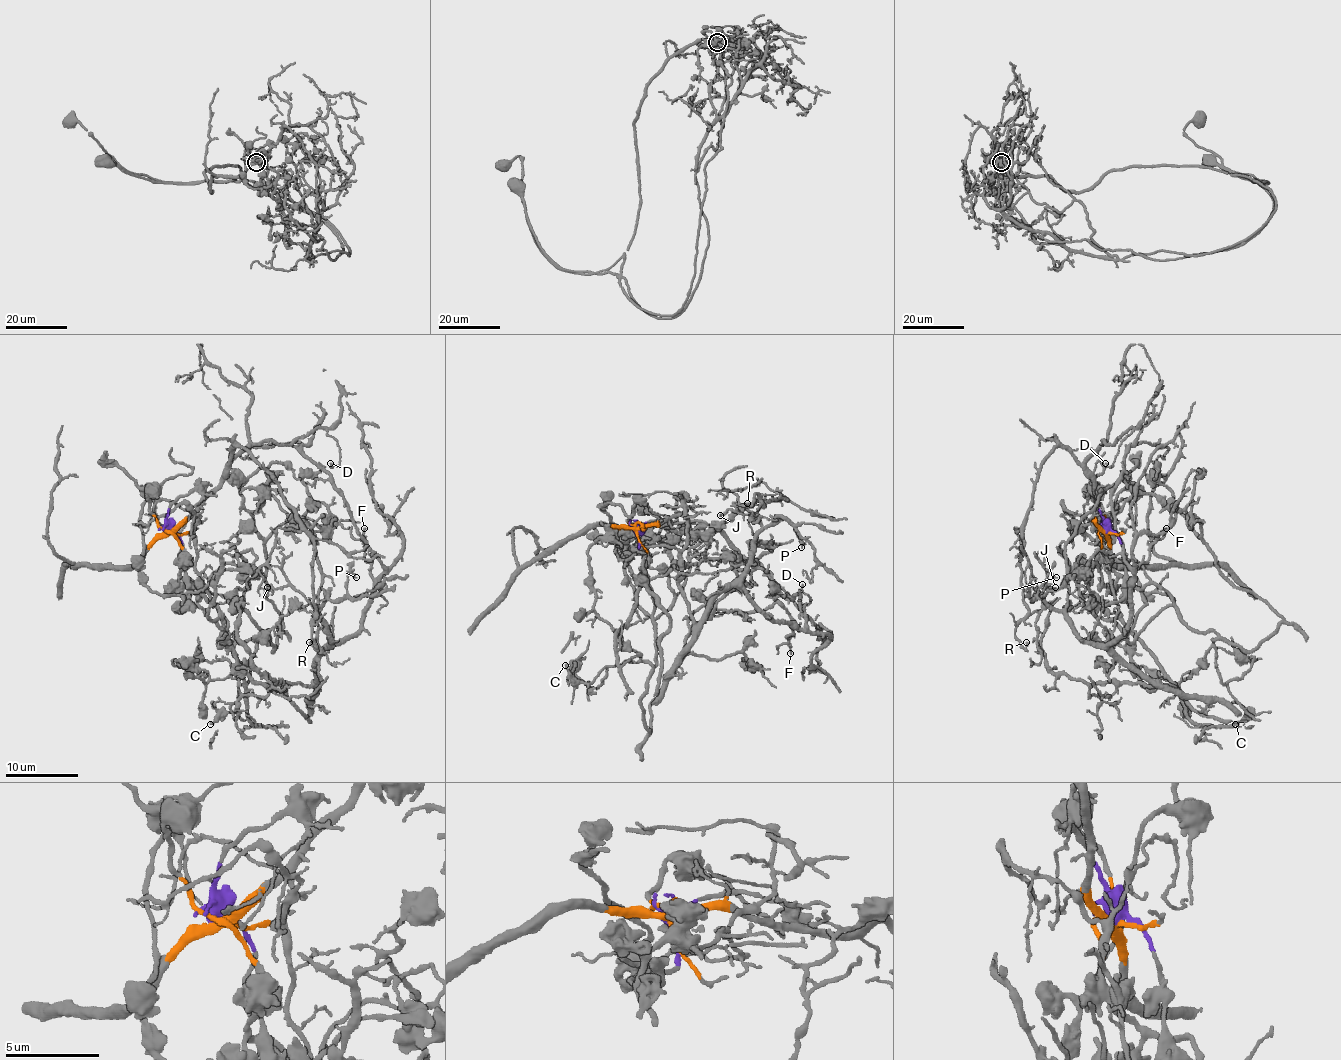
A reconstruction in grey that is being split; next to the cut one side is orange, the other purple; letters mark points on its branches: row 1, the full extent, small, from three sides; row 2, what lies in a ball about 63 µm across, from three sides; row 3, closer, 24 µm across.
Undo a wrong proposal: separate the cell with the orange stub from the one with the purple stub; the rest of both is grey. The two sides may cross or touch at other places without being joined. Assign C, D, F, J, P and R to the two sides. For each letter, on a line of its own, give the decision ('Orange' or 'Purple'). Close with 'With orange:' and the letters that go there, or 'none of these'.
C: Purple
D: Orange
F: Purple
J: Purple
P: Purple
R: Orange
With orange: D, R

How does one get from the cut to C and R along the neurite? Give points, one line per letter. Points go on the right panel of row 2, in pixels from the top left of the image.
C: (1107, 532), (1126, 576), (1214, 633), (1220, 678), (1248, 711), (1234, 724)
R: (1107, 532), (1094, 515), (1094, 477), (1066, 448), (1053, 448), (1019, 548), (1028, 612), (1015, 636), (1027, 642)

